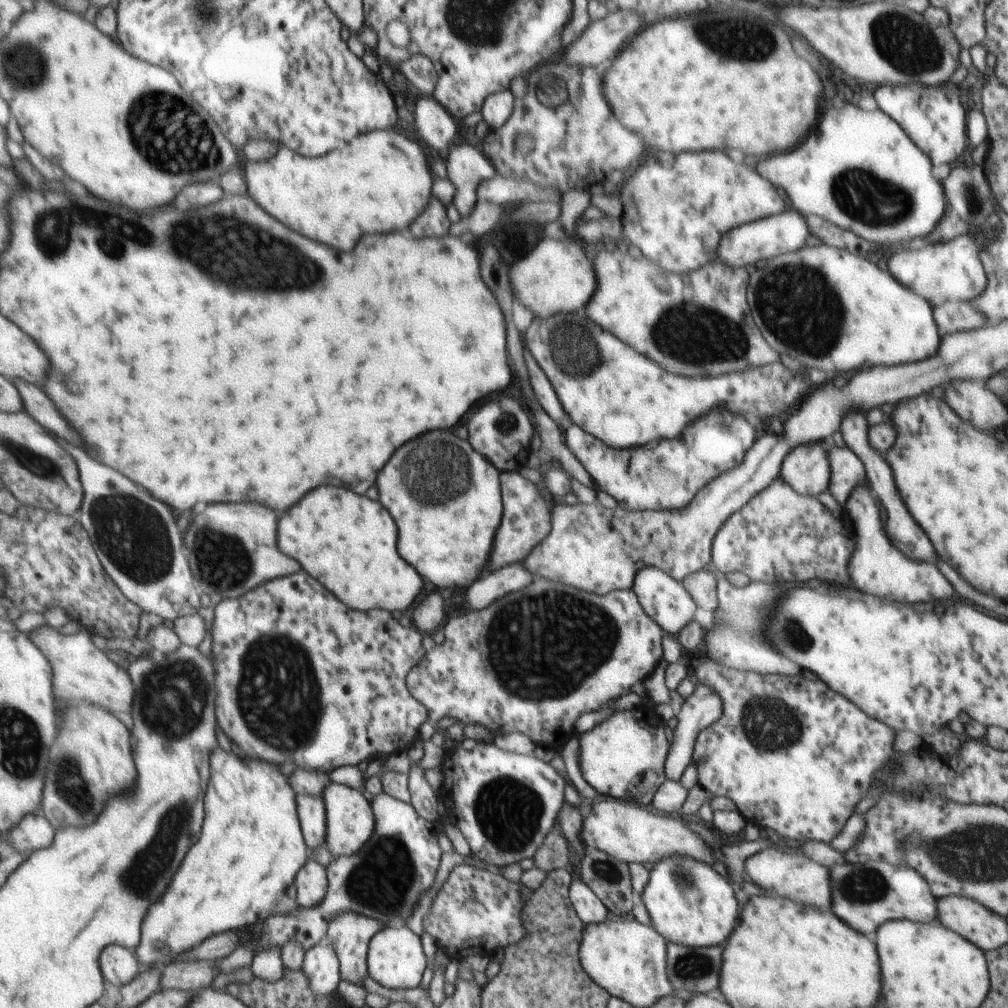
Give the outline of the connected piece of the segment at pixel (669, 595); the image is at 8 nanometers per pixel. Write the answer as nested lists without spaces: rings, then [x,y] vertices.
[[[643,567],[639,569],[630,589],[638,597],[638,604],[642,607],[643,612],[646,612],[646,615],[669,636],[674,637],[684,624],[694,619],[696,606],[683,585],[658,568]]]

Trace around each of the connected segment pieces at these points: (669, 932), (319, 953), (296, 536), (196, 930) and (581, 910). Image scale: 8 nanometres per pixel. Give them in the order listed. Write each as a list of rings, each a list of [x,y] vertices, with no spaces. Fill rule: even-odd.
[[[683,855],[664,856],[652,865],[646,865],[646,869],[648,870],[647,882],[637,900],[641,899],[643,902],[647,916],[649,916],[650,927],[655,929],[666,942],[689,948],[714,947],[717,942],[721,942],[729,934],[729,930],[735,922],[737,904],[731,894],[733,890],[725,882],[723,873],[717,872],[705,861],[694,860],[693,857]]]
[[[328,941],[306,952],[303,968],[315,992],[324,995],[336,992],[342,978],[341,962],[336,948]]]
[[[321,486],[309,492],[279,520],[281,552],[299,560],[311,576],[331,588],[349,608],[363,612],[371,608],[401,612],[423,588],[415,570],[397,556],[395,538],[397,528],[377,502],[341,486]]]
[[[217,750],[215,756],[211,756],[211,760],[215,760],[215,768],[211,770],[211,788],[207,792],[207,820],[199,838],[199,844],[195,844],[195,848],[191,848],[191,852],[185,856],[179,874],[174,874],[173,882],[163,894],[163,898],[159,902],[155,902],[149,910],[147,916],[143,920],[143,946],[149,946],[149,942],[163,942],[165,950],[167,950],[167,963],[177,961],[184,953],[199,947],[206,942],[207,939],[213,938],[215,935],[221,935],[225,931],[237,931],[238,929],[249,929],[253,925],[257,925],[262,921],[266,921],[275,915],[296,916],[300,912],[300,904],[296,898],[291,898],[287,895],[287,888],[291,888],[296,882],[296,876],[302,870],[303,865],[309,860],[308,850],[306,845],[306,837],[302,831],[298,813],[298,796],[292,790],[290,785],[290,772],[281,774],[277,766],[269,764],[269,762],[261,762],[261,760],[247,760],[243,762],[239,756],[229,754],[225,750]]]
[[[581,879],[570,880],[569,899],[583,924],[605,920],[605,914],[608,912],[606,906],[603,906],[599,898]]]

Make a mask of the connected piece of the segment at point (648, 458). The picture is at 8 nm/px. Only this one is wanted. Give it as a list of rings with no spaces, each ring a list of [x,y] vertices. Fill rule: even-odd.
[[[725,408],[709,410],[705,416],[693,420],[693,424],[679,434],[679,438],[671,436],[669,440],[659,440],[653,448],[607,448],[591,433],[577,428],[573,423],[564,432],[565,446],[591,476],[596,490],[607,492],[617,506],[632,511],[685,506],[711,479],[737,467],[755,440],[751,422]],[[617,454],[627,462],[619,462]]]

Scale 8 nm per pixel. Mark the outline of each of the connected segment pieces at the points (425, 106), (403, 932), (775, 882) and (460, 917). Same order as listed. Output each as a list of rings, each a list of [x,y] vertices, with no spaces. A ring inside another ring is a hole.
[[[419,96],[413,126],[423,144],[431,150],[447,150],[449,142],[453,140],[457,126],[452,116],[431,96]]]
[[[406,925],[400,927],[385,926],[370,939],[366,952],[366,974],[379,986],[395,991],[414,989],[421,982],[425,970],[425,954],[421,940]]]
[[[773,847],[763,848],[747,857],[742,864],[747,880],[763,888],[765,894],[783,896],[795,900],[799,904],[809,904],[817,908],[829,906],[829,880],[830,870],[803,855],[782,852]]]
[[[468,864],[454,866],[439,890],[432,910],[422,920],[422,928],[450,959],[479,955],[491,958],[497,949],[503,950],[524,935],[518,916],[525,901],[519,896],[519,887],[523,886],[508,882],[500,874]]]

